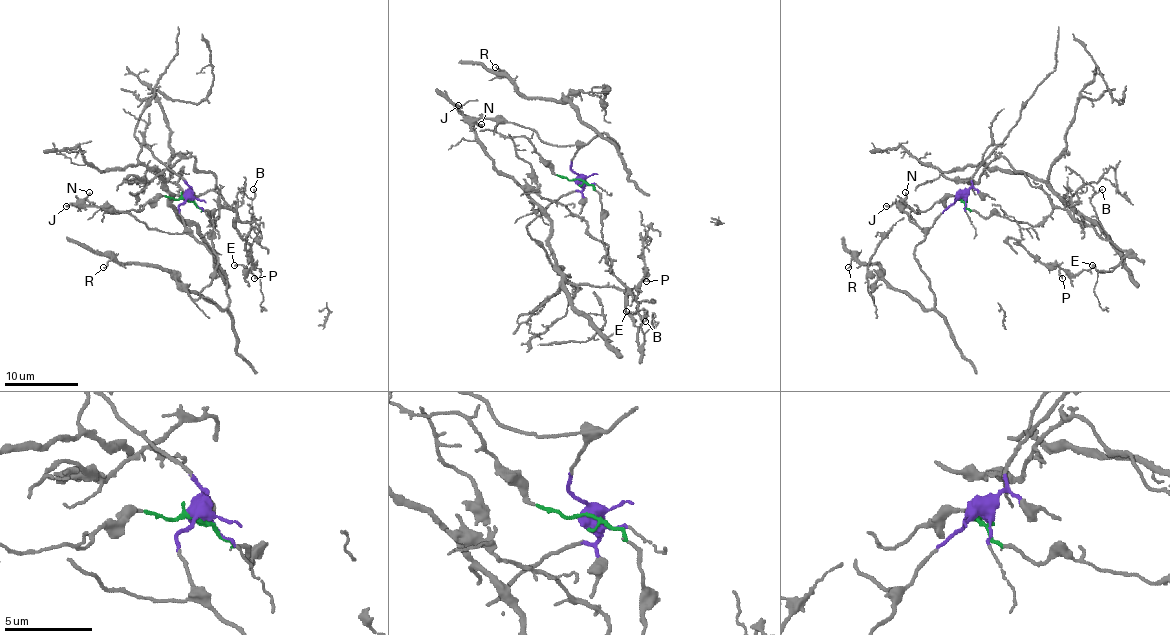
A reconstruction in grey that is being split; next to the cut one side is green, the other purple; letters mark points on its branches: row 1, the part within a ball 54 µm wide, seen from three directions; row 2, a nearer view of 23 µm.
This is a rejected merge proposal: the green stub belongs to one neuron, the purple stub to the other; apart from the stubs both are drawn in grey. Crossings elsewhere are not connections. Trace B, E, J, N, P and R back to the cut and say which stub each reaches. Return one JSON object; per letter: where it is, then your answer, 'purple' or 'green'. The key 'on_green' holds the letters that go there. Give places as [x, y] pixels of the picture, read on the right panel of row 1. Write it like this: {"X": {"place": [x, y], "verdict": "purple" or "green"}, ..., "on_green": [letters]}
{"B": {"place": [1102, 189], "verdict": "green"}, "E": {"place": [1092, 265], "verdict": "green"}, "J": {"place": [886, 206], "verdict": "purple"}, "N": {"place": [905, 192], "verdict": "purple"}, "P": {"place": [1062, 278], "verdict": "green"}, "R": {"place": [848, 267], "verdict": "purple"}, "on_green": ["B", "E", "P"]}

